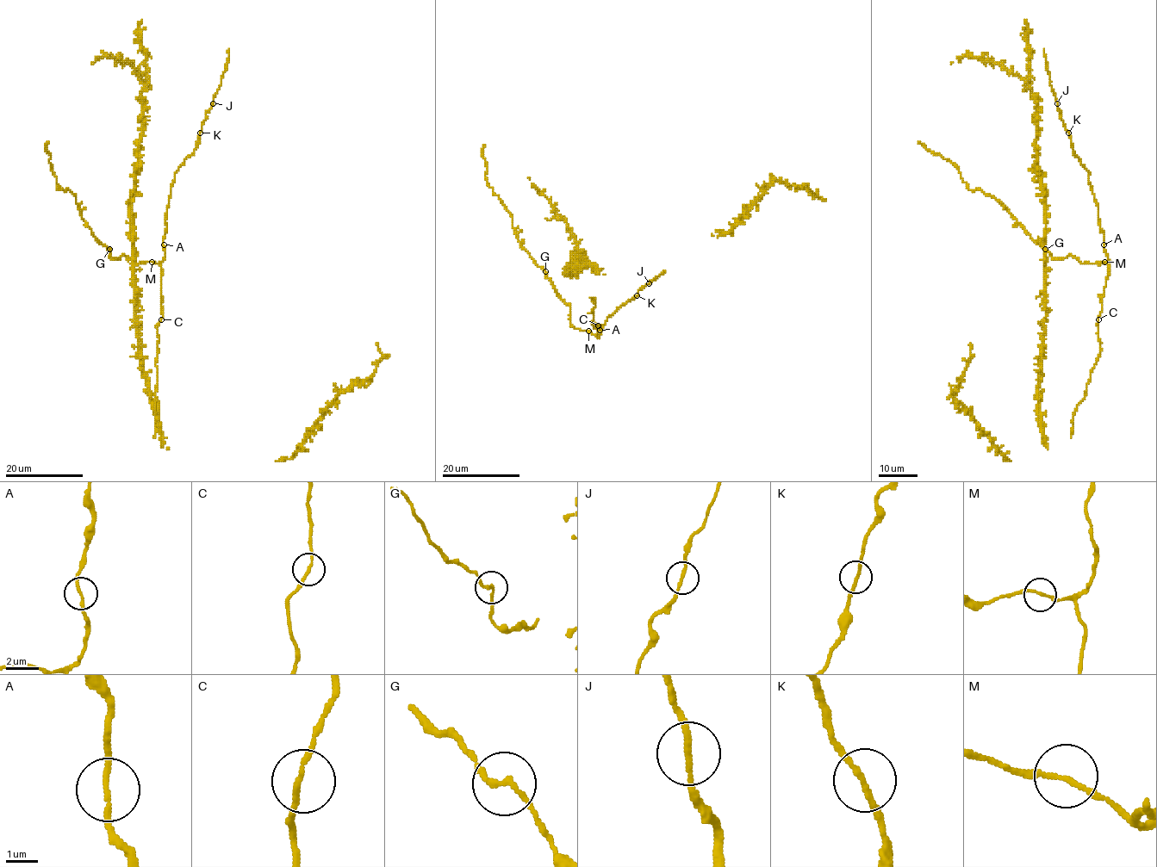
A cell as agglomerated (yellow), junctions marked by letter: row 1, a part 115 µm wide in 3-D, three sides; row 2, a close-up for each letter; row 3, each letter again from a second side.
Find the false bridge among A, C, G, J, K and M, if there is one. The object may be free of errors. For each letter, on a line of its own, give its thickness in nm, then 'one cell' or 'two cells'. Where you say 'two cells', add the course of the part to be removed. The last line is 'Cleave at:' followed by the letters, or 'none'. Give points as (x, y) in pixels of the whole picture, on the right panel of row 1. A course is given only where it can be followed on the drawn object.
A: calibre 150 nm; one cell
C: calibre 160 nm; one cell
G: calibre 160 nm; one cell
J: calibre 170 nm; one cell
K: calibre 180 nm; one cell
M: calibre 150 nm; one cell
Cleave at: none

